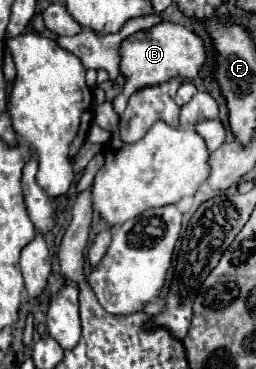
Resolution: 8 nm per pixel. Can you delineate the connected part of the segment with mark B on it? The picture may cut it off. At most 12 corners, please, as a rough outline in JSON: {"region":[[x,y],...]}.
{"region":[[161,22],[121,46],[123,94],[117,114],[143,86],[195,80],[203,38]]}

